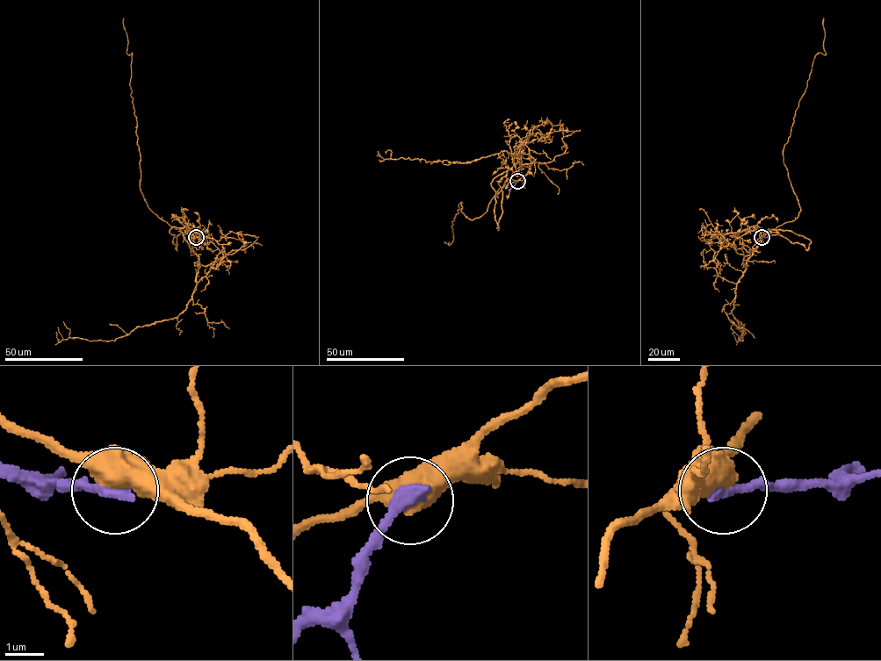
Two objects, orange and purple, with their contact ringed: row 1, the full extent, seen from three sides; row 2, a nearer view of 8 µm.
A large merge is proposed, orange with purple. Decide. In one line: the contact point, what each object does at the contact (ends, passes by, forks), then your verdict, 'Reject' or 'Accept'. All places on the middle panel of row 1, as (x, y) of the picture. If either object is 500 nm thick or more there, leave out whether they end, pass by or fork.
Place: (517, 181). At the ring orange forks. At the ring purple ends. Reject

